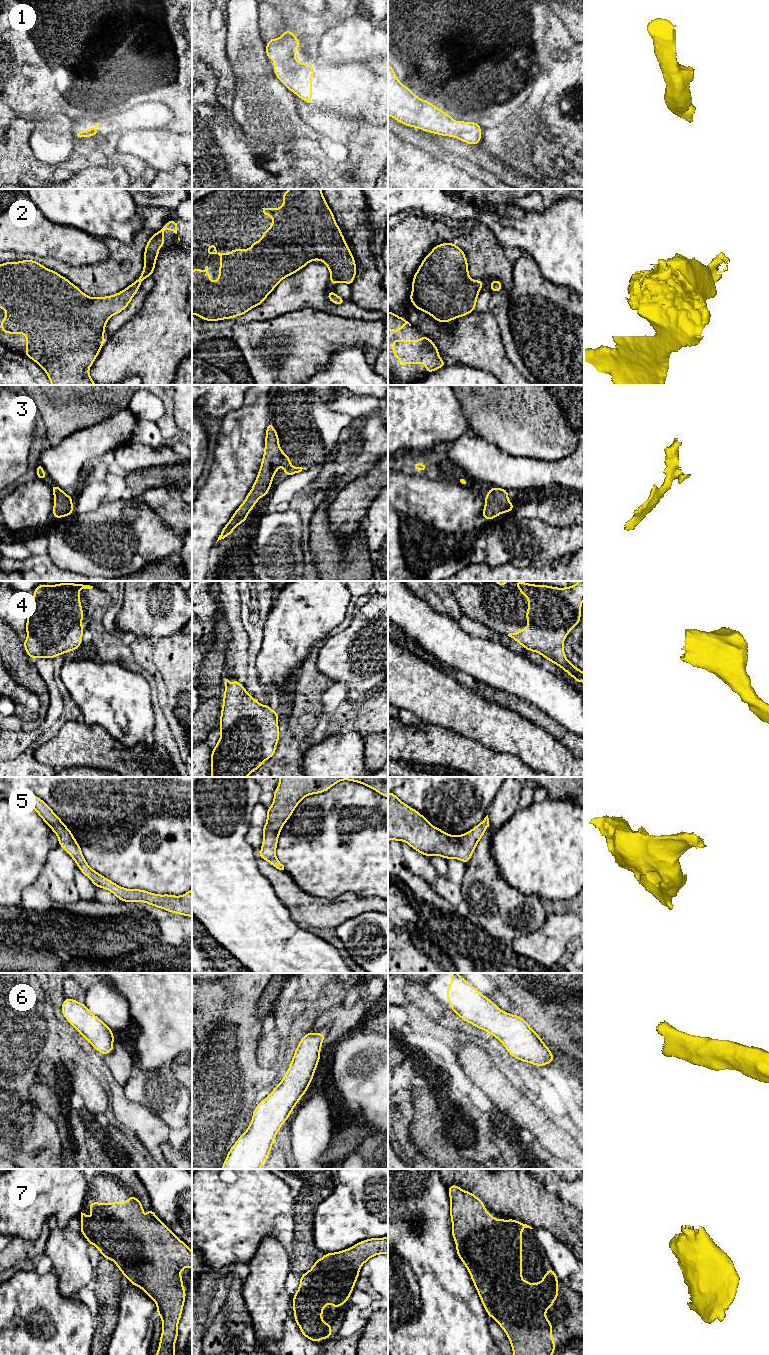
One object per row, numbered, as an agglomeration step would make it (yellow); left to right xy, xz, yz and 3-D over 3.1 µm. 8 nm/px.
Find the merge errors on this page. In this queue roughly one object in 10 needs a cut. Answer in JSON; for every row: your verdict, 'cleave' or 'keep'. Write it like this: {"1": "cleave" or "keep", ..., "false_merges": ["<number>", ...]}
{"1": "keep", "2": "keep", "3": "keep", "4": "keep", "5": "keep", "6": "keep", "7": "keep", "false_merges": []}

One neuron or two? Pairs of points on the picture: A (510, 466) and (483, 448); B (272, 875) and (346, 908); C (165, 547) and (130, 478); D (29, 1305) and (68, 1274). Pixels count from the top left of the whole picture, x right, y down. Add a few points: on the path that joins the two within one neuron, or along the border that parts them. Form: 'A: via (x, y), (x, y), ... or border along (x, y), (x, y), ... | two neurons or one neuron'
A: via (503, 466), (490, 455) | one neuron
B: via (290, 893), (305, 908), (328, 908) | one neuron
C: border along (141, 496), (133, 498) | two neurons
D: border along (52, 1268), (58, 1290), (74, 1297) | two neurons

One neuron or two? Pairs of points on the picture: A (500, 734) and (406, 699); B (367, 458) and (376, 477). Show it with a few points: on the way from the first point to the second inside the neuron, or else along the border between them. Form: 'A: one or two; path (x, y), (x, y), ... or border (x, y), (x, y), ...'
A: one; path (477, 719), (457, 711), (439, 699), (429, 699)
B: two; border (377, 460), (363, 475), (351, 480)

